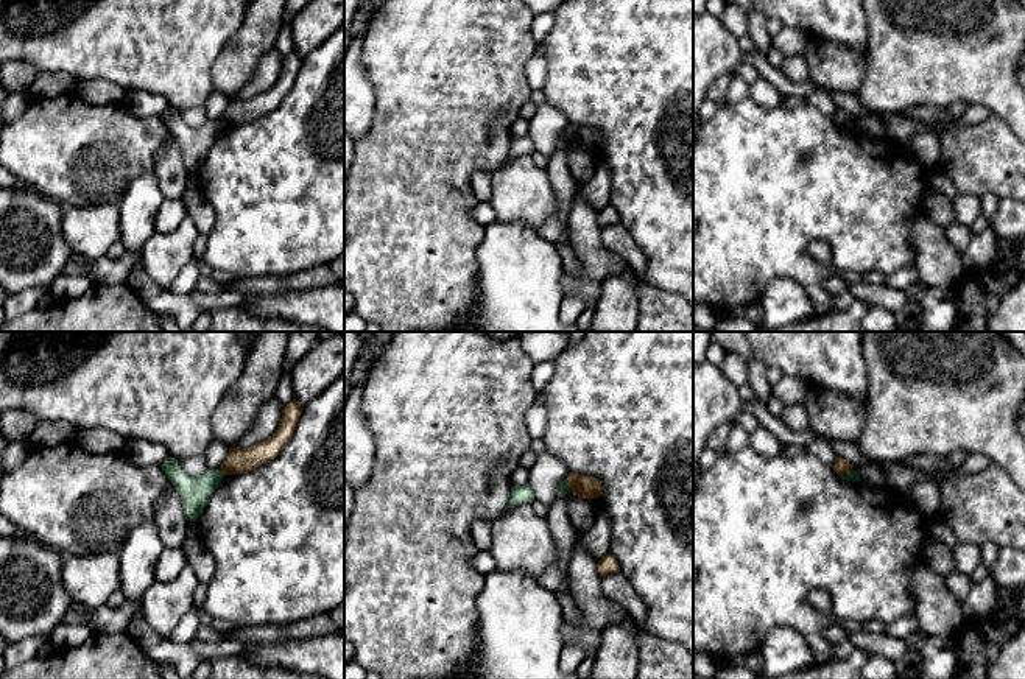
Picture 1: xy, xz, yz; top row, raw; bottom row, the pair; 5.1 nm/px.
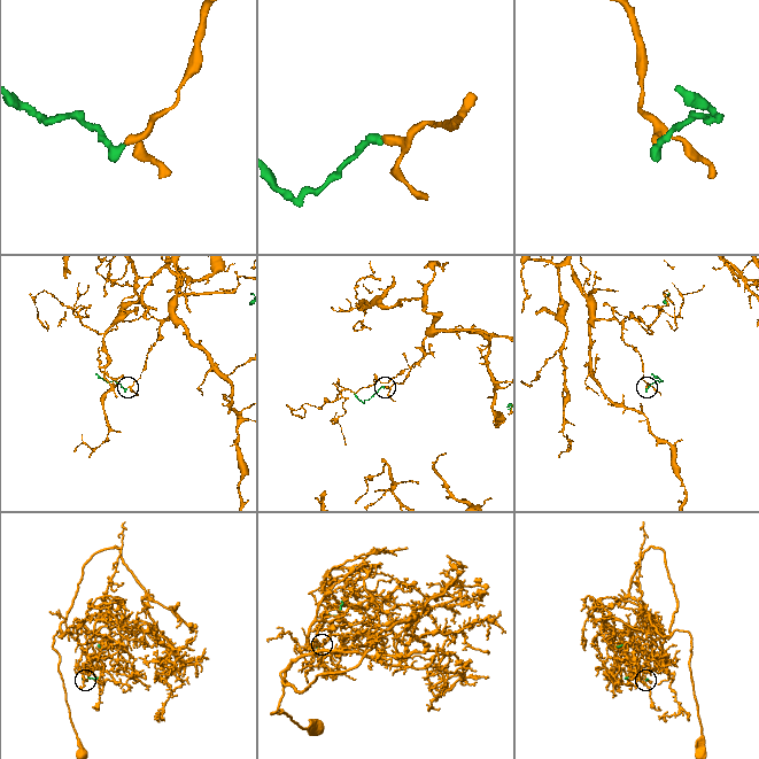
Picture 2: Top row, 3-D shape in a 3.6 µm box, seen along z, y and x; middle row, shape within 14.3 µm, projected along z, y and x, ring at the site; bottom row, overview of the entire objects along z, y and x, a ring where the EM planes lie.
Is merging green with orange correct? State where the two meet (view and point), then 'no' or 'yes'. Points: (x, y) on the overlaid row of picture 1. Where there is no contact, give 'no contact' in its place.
yz (848, 472) | no

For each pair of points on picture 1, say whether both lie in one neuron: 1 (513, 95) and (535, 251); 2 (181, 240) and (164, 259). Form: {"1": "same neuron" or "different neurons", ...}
{"1": "different neurons", "2": "same neuron"}

